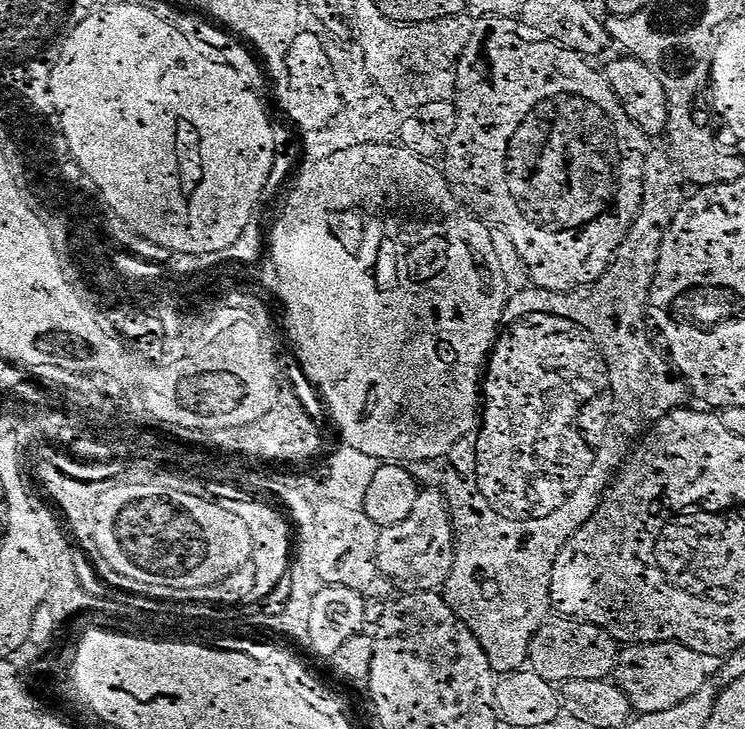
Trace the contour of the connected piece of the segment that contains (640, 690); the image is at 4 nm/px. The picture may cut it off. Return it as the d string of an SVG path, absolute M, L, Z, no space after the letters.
M641 644L625 647L619 653L614 676L637 713L661 712L698 694L698 690L709 683L708 664L705 657L699 656L684 644Z

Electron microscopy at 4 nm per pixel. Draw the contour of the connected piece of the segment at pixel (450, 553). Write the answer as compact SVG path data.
M425 487L410 515L398 526L380 529L376 566L381 577L389 576L401 593L434 592L443 589L456 561L456 534L452 531L451 510L439 487Z

